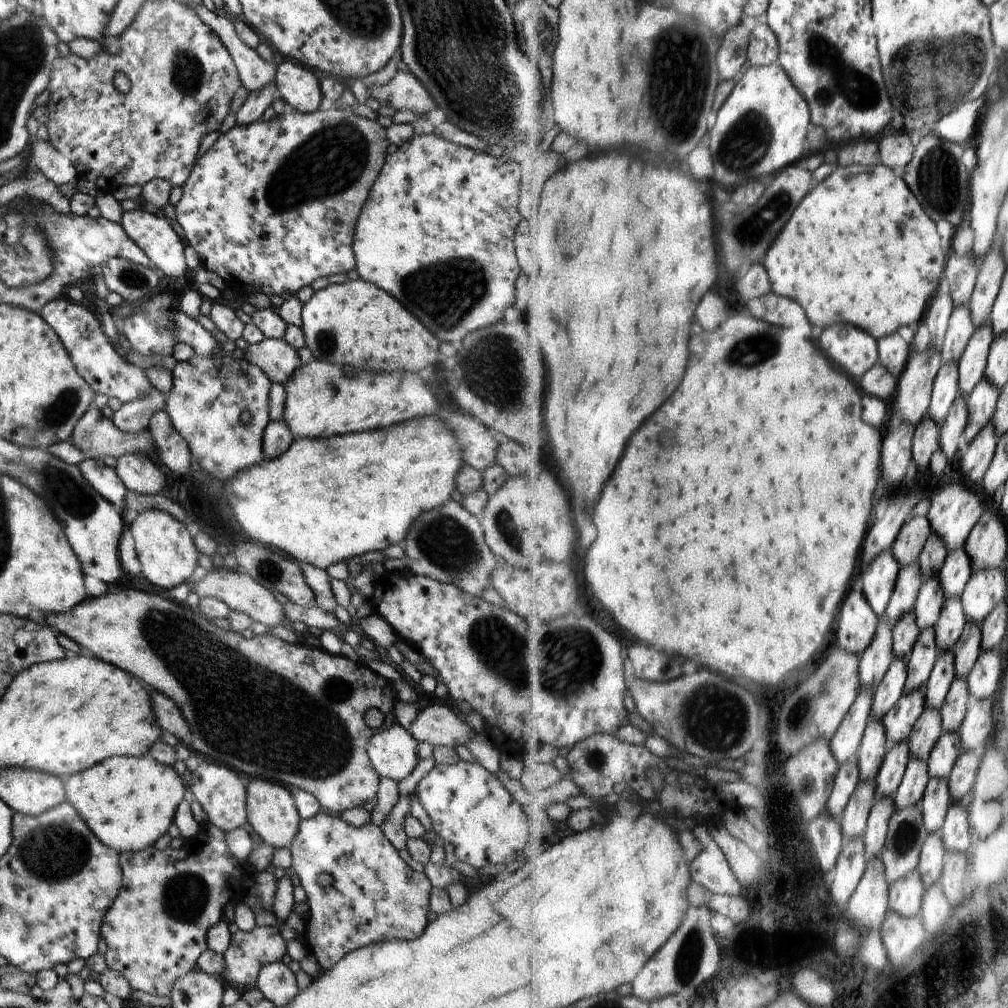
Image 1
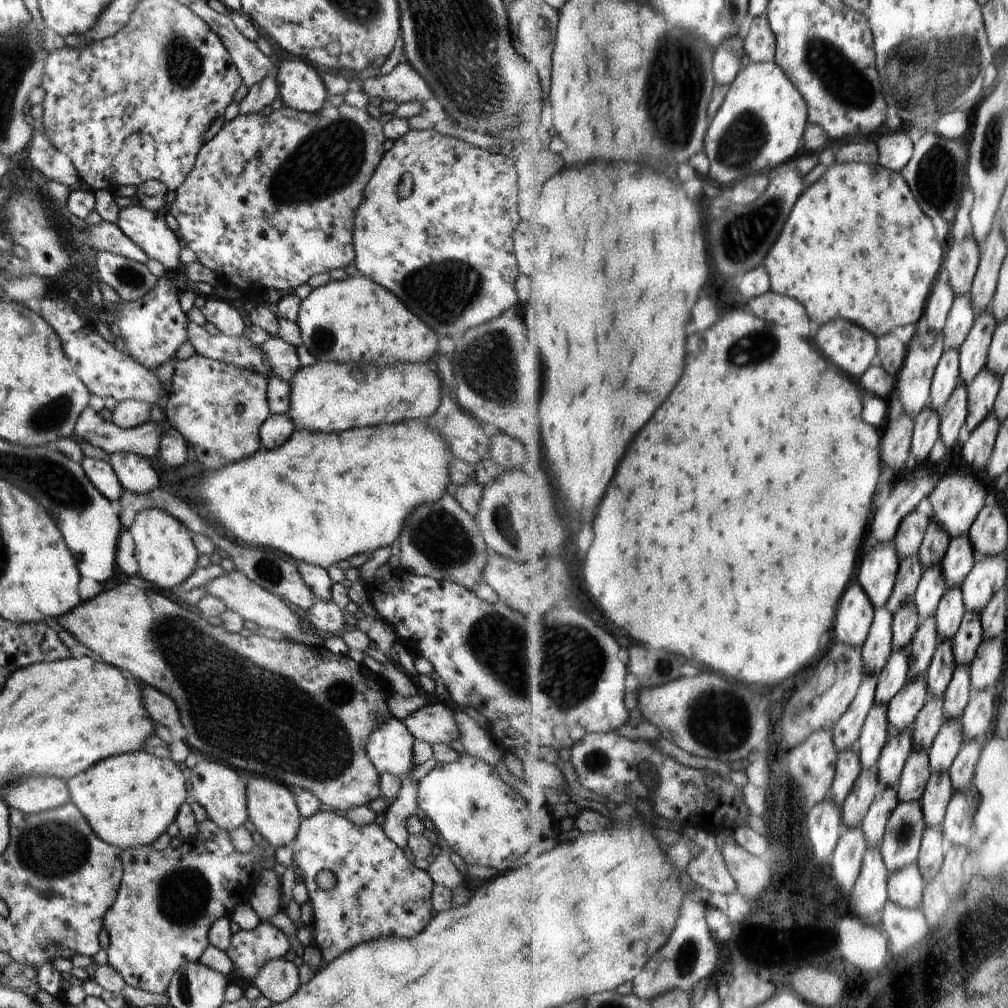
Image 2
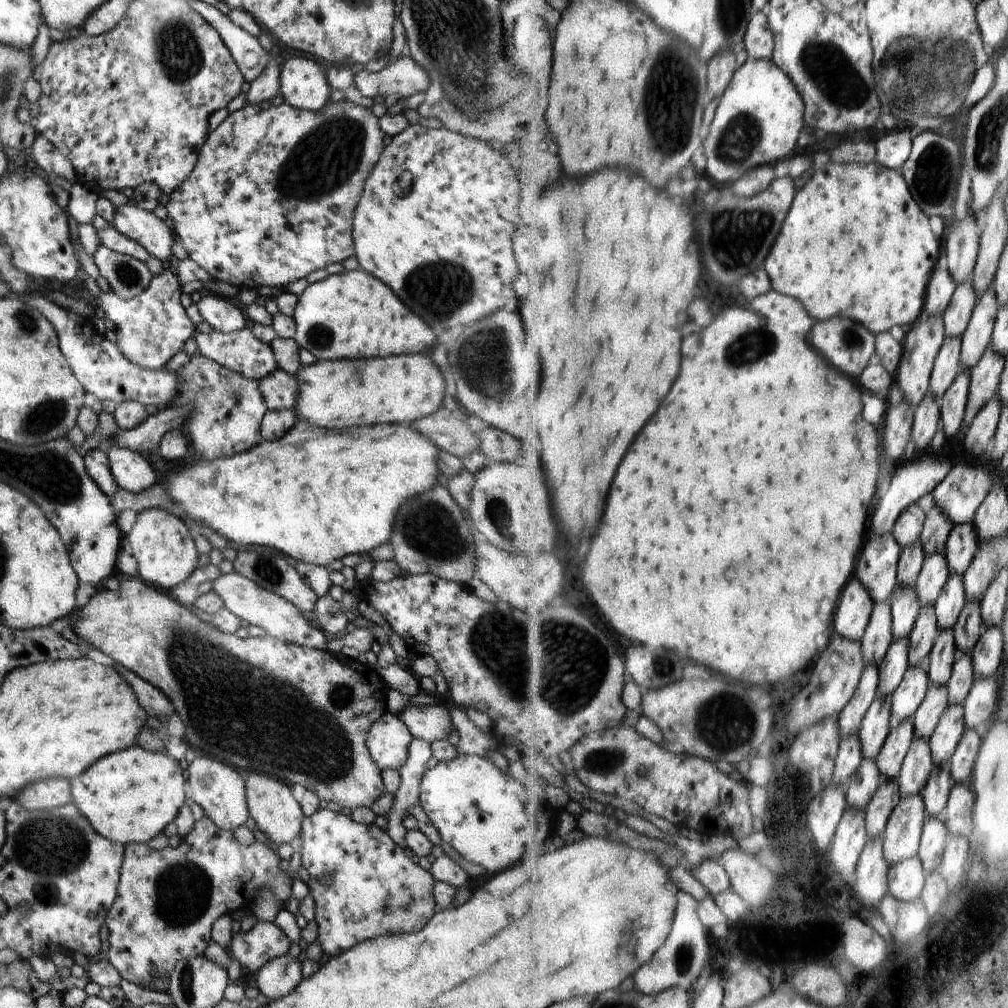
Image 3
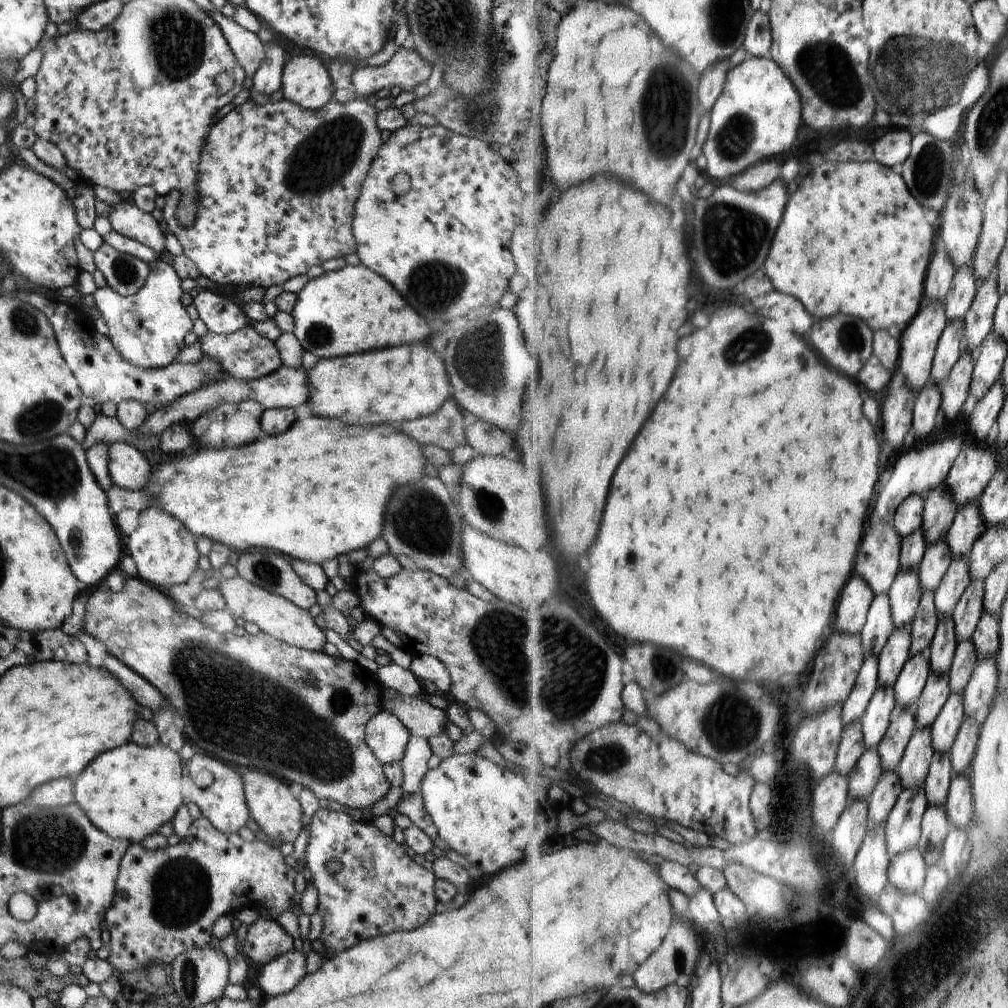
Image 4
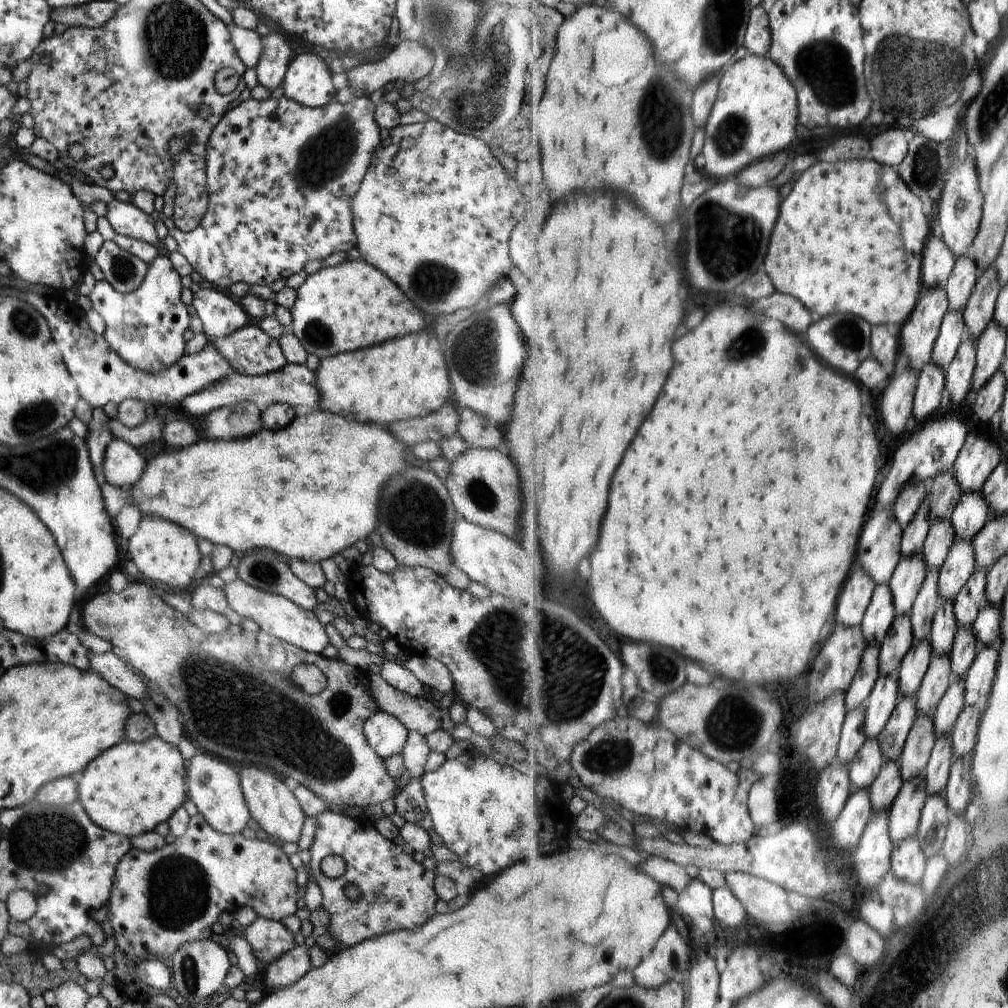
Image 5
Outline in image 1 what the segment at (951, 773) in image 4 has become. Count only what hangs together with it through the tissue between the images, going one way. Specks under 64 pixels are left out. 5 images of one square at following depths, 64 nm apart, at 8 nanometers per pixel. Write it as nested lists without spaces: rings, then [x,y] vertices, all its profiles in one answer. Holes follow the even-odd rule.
[[[934,778],[929,782],[924,800],[920,804],[929,834],[942,833],[953,803],[949,781]]]

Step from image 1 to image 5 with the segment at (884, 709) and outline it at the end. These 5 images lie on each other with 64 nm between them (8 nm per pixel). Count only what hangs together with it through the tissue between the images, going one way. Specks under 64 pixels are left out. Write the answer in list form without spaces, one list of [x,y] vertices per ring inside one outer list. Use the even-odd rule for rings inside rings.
[[[912,615],[897,616],[881,648],[881,674],[900,680],[904,659],[916,642]]]

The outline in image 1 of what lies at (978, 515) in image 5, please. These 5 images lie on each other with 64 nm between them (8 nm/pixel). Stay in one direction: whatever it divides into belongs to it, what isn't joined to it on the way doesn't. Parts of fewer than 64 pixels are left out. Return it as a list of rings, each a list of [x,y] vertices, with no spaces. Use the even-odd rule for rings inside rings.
[[[965,548],[950,551],[940,574],[947,596],[962,597],[974,572],[974,560]]]

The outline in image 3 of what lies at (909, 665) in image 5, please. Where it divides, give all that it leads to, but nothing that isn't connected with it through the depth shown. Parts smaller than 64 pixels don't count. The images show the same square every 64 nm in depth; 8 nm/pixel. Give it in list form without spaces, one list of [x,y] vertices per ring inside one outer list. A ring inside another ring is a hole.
[[[910,668],[904,682],[894,693],[894,721],[913,720],[924,704],[932,680],[926,668]]]

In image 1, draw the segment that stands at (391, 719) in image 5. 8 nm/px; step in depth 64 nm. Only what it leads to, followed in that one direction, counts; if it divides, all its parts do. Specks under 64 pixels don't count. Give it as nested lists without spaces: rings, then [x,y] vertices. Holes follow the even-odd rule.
[[[398,722],[370,739],[367,753],[379,777],[399,783],[412,774],[419,758],[418,741]]]

